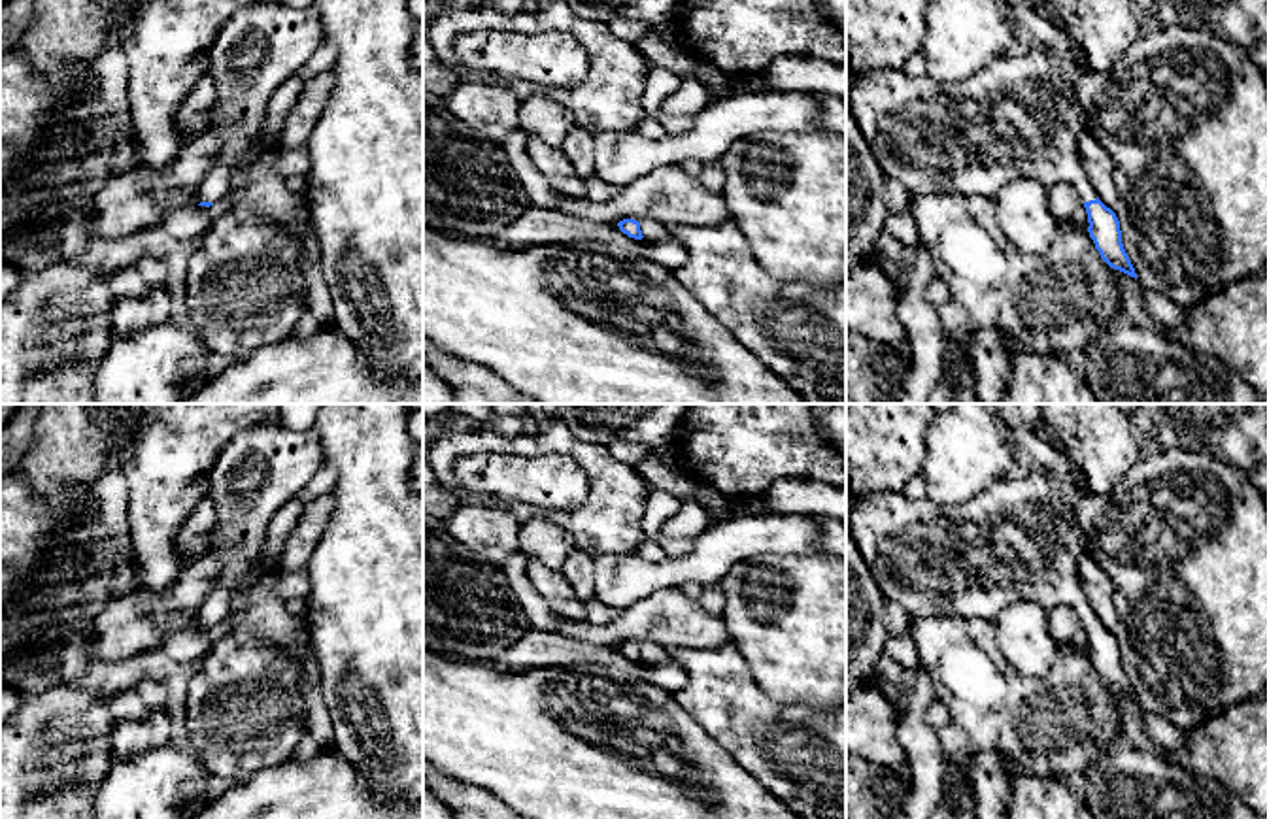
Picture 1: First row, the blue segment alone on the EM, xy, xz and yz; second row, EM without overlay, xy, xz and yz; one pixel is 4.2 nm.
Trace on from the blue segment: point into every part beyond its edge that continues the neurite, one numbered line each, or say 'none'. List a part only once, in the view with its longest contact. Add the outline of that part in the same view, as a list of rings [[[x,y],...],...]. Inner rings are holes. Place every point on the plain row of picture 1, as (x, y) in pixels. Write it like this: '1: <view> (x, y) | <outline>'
1: yz (1016, 540) | [[[1040,468],[1027,479],[993,481],[961,504],[935,504],[925,496],[908,498],[903,493],[878,491],[846,500],[846,515],[855,543],[886,600],[903,606],[910,619],[961,617],[995,623],[1014,602],[1031,600],[1044,610],[1071,606],[1082,625],[1090,625],[1099,619],[1084,594],[1080,579],[1080,557],[1086,553],[1078,502],[1086,494],[1084,472],[1082,485],[1076,487],[1048,468]]]

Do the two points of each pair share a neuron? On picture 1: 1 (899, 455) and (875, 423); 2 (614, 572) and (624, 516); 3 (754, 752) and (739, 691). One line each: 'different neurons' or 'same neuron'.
1: same neuron
2: different neurons
3: same neuron

